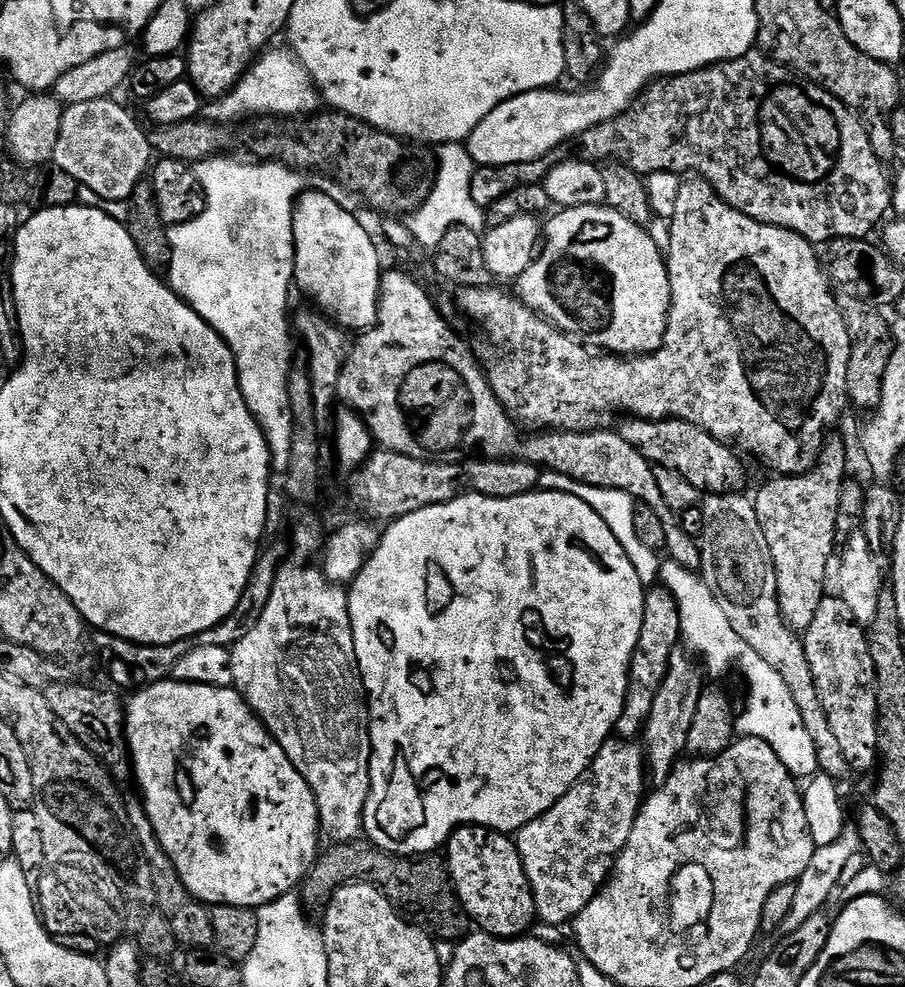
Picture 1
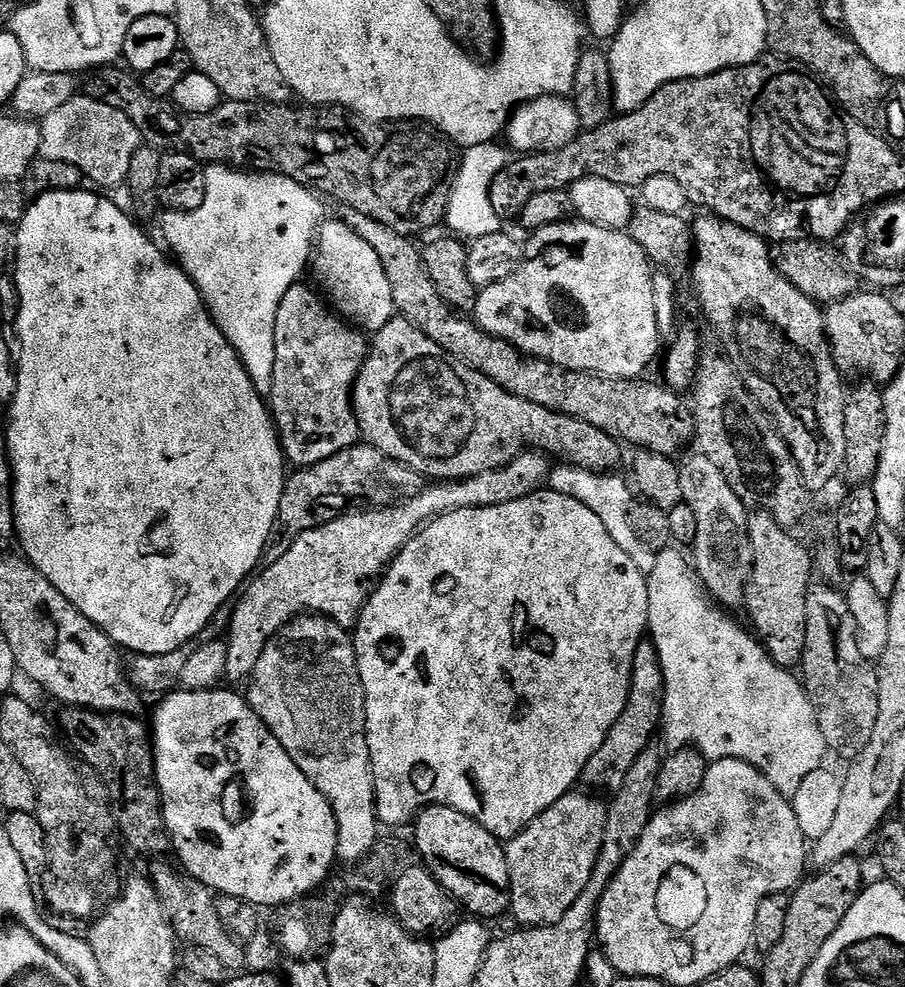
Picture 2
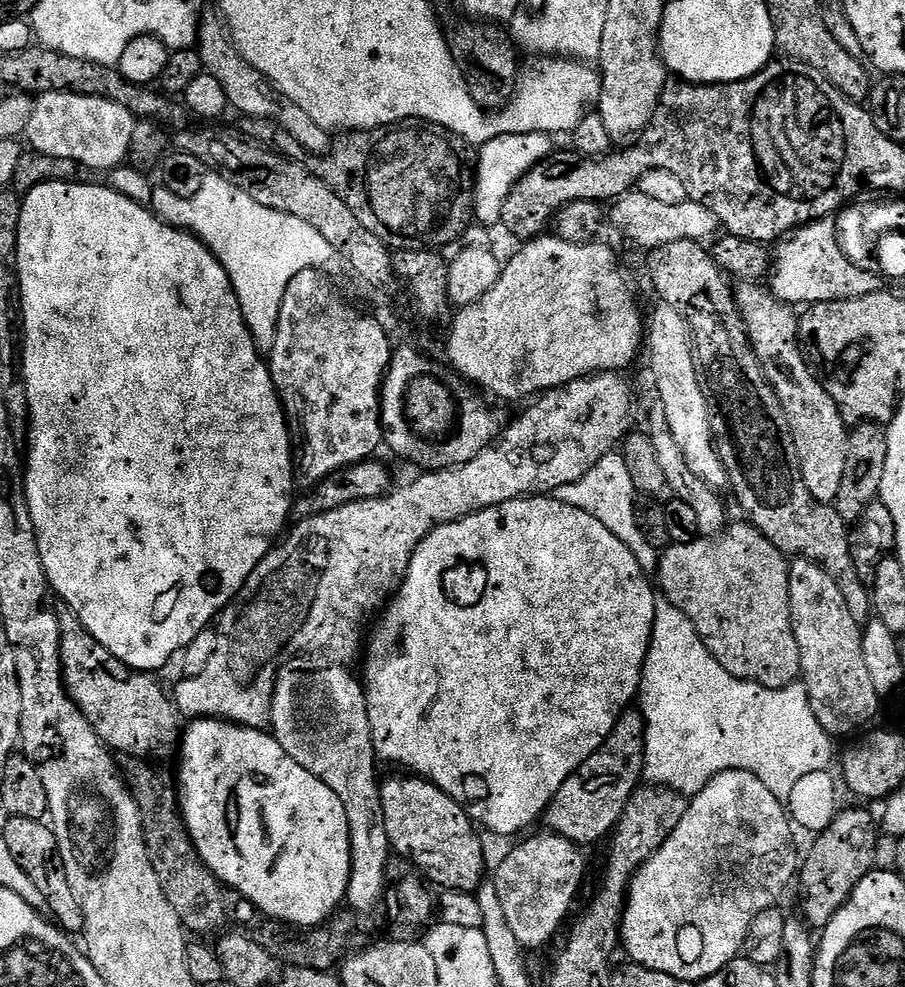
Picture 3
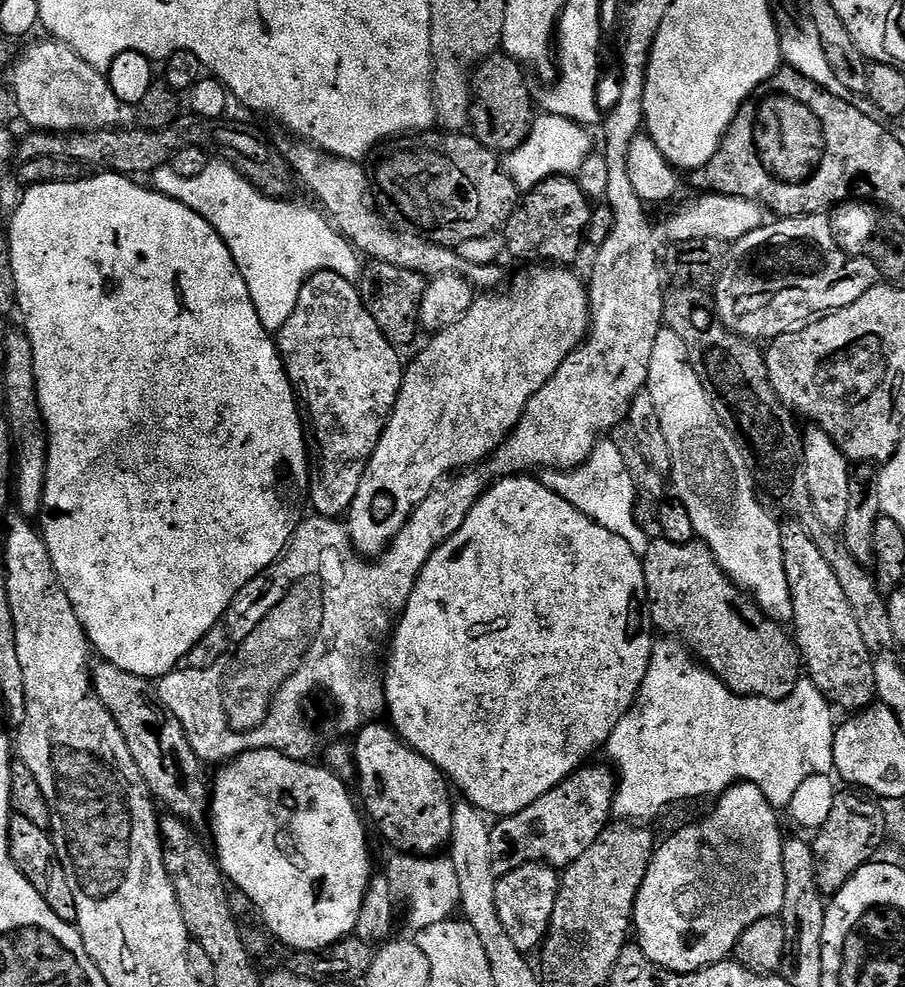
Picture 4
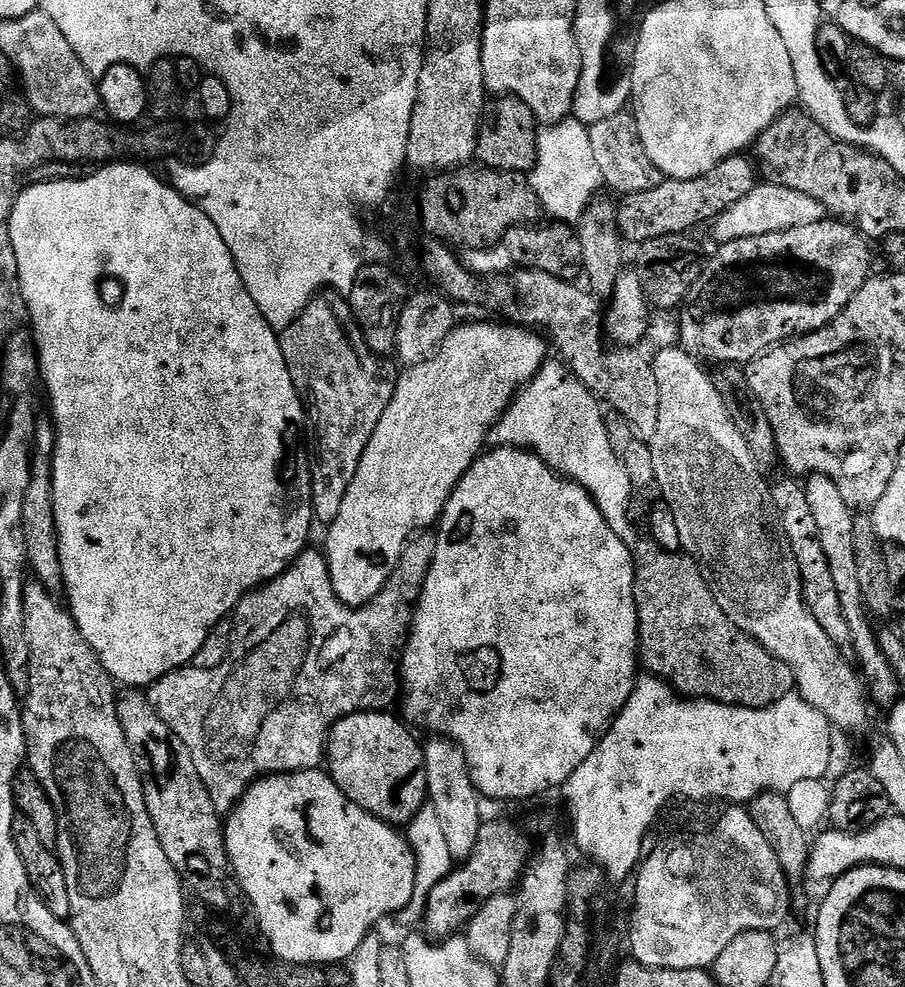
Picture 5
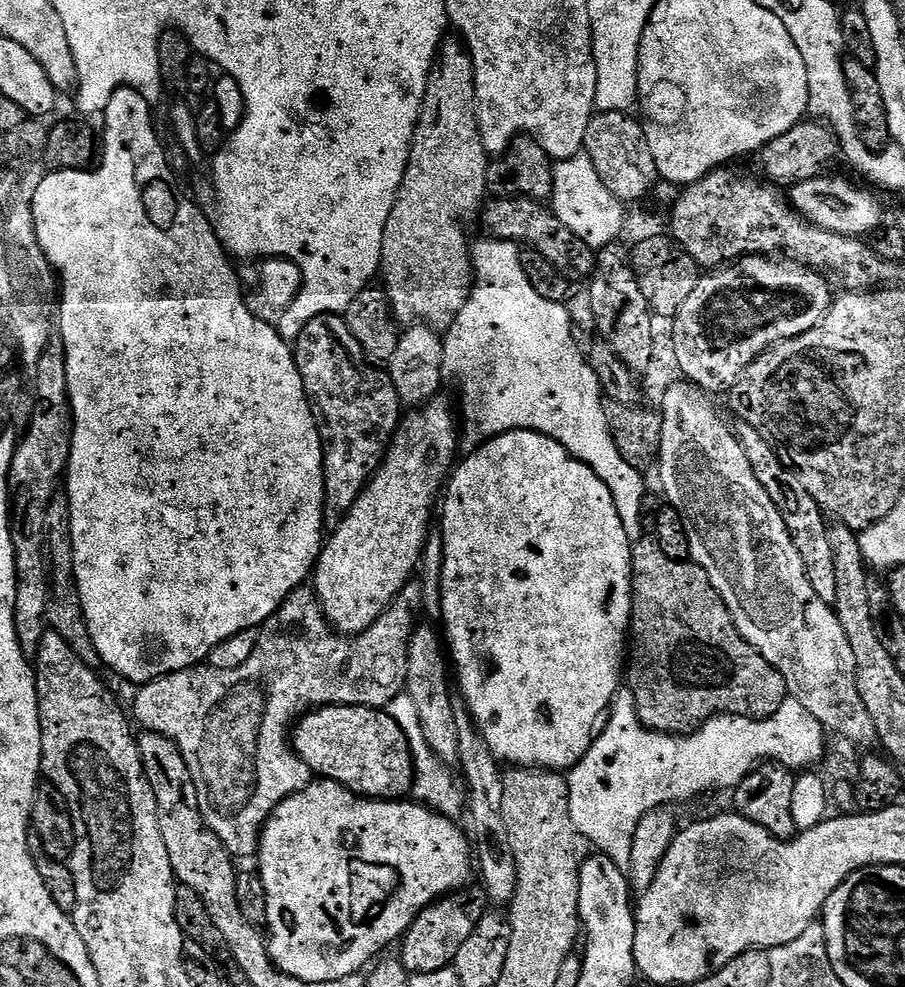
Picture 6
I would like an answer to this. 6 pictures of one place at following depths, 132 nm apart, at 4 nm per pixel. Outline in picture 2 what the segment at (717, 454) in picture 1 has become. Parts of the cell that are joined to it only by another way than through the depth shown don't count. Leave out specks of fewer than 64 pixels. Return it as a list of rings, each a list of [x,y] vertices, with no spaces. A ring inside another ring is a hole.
[[[353,208],[343,209],[342,220],[367,245],[372,246],[375,253],[381,258],[382,268],[389,278],[390,289],[393,291],[397,313],[403,319],[418,325],[422,334],[426,334],[426,338],[438,342],[438,346],[442,346],[442,350],[446,350],[446,354],[454,354],[454,358],[458,358],[458,362],[466,362],[466,366],[486,374],[486,378],[498,382],[498,386],[502,386],[502,390],[506,390],[510,394],[518,394],[518,398],[526,398],[526,402],[538,402],[538,406],[546,406],[546,410],[554,410],[563,416],[590,422],[590,426],[598,426],[598,430],[610,434],[615,440],[619,440],[625,445],[633,444],[633,449],[636,450],[676,458],[688,443],[690,445],[693,443],[696,434],[694,412],[689,405],[688,408],[684,405],[684,400],[680,397],[683,395],[679,391],[673,390],[663,383],[660,383],[661,385],[651,384],[648,378],[623,380],[613,376],[595,376],[592,372],[572,372],[569,368],[550,363],[549,360],[537,360],[524,355],[510,342],[492,336],[489,332],[483,332],[479,324],[473,322],[467,315],[457,312],[441,298],[438,294],[438,286],[434,286],[434,278],[430,278],[430,274],[426,270],[421,249],[415,248],[412,245],[415,243],[409,237],[403,236],[398,230],[390,230],[390,226],[382,226],[382,222]]]

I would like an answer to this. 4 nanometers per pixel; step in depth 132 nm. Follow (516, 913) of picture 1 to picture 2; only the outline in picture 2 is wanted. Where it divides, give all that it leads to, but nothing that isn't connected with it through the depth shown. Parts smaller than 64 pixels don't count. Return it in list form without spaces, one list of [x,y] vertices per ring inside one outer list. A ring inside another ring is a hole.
[[[425,808],[414,821],[414,846],[420,851],[423,867],[461,905],[476,918],[500,916],[512,902],[508,853],[505,845],[474,818],[453,808]]]

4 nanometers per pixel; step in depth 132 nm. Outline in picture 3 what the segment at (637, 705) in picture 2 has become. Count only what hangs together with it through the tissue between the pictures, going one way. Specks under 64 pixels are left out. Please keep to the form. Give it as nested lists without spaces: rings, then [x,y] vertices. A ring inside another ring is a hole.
[[[629,710],[614,722],[614,730],[610,730],[606,742],[578,766],[573,776],[562,782],[562,790],[554,794],[542,817],[543,823],[548,823],[547,831],[581,846],[596,844],[603,836],[611,837],[626,810],[626,802],[641,787],[643,775],[644,718],[639,711]]]

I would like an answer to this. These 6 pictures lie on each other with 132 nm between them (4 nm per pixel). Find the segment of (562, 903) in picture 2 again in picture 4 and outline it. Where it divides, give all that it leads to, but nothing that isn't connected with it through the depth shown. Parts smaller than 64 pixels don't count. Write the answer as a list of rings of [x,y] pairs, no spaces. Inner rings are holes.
[[[527,864],[510,870],[496,881],[496,905],[498,918],[510,936],[510,942],[525,954],[532,954],[544,943],[550,918],[554,914],[554,902],[560,893],[560,876],[555,867],[546,864]]]

